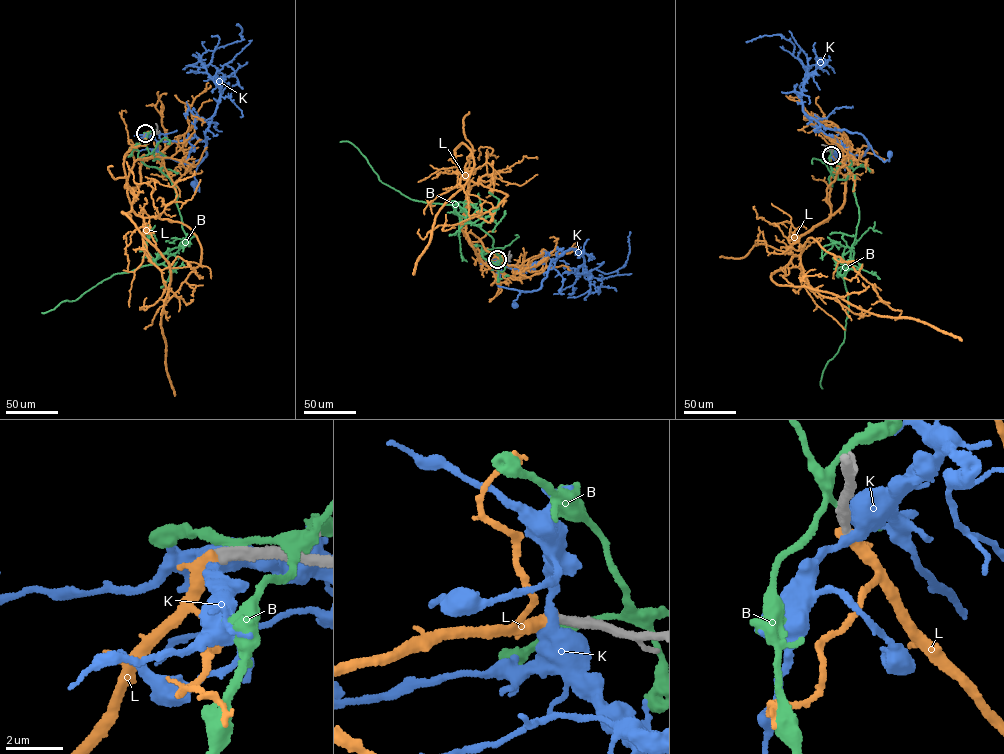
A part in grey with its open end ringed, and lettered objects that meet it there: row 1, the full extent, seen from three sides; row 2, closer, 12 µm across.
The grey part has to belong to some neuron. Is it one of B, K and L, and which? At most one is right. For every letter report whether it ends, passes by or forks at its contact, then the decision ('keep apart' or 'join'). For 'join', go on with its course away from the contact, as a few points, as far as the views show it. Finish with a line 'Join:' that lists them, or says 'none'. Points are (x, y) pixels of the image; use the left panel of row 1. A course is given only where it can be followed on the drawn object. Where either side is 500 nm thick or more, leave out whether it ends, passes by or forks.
B: keep apart
K: keep apart
L: it passes by; join; course (146, 133), (124, 158), (125, 187), (134, 196), (132, 210), (122, 212), (171, 271), (161, 325), (175, 396)
Join: L

